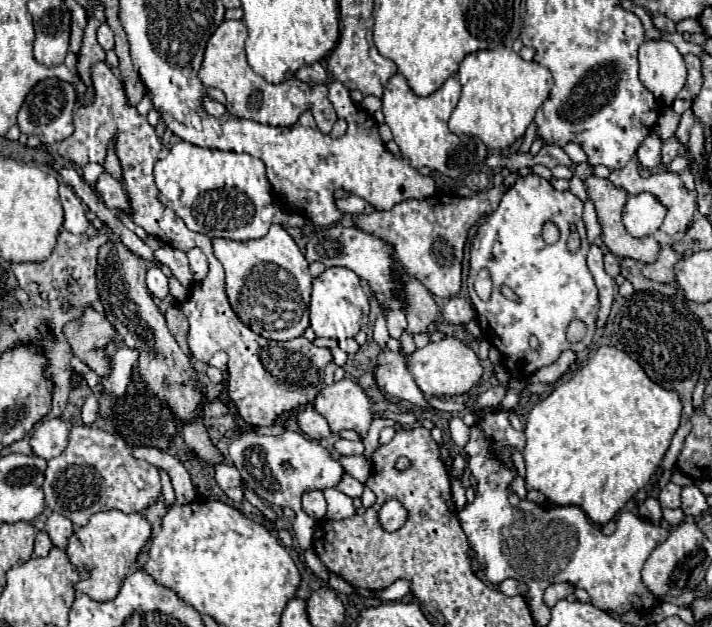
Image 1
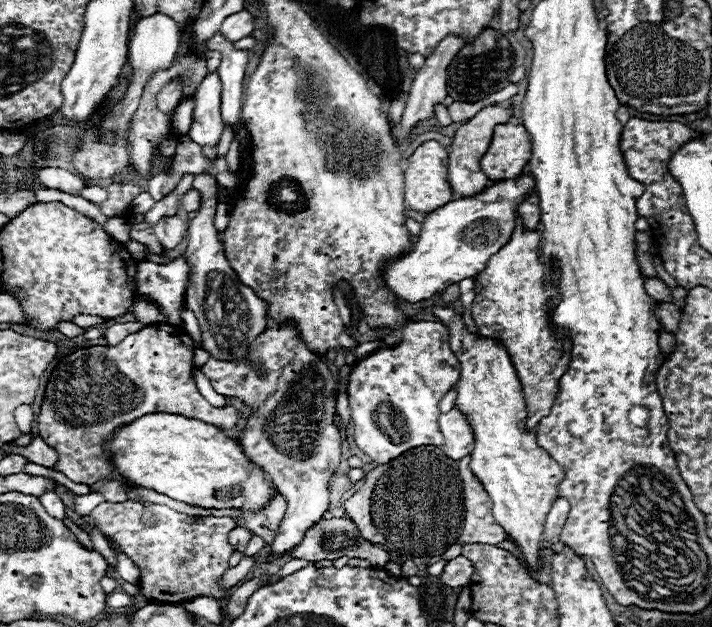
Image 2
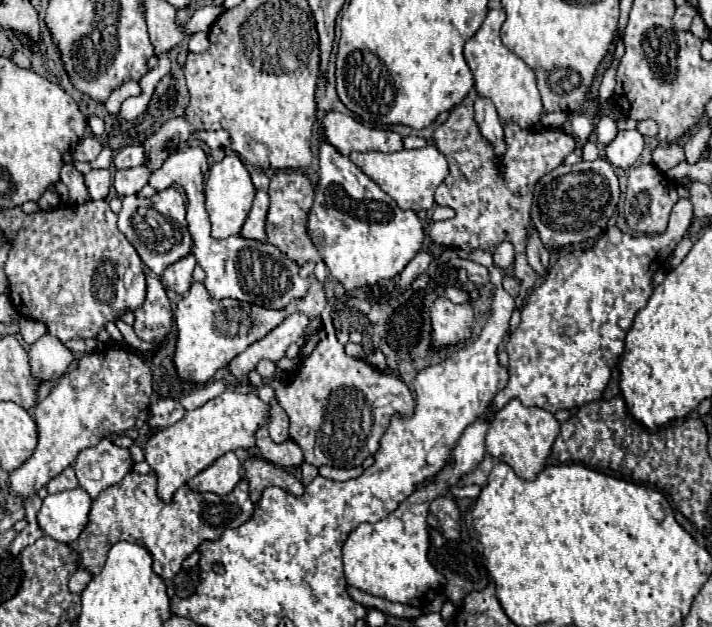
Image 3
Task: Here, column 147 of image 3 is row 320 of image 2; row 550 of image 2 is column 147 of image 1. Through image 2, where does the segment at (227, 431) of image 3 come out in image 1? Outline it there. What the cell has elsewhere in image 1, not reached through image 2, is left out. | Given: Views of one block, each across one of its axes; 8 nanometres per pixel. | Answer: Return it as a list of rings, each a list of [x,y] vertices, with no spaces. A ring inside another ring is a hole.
[[[120,510],[98,512],[90,518],[86,526],[76,530],[68,540],[68,560],[80,568],[80,564],[90,572],[88,580],[80,580],[74,590],[90,596],[96,602],[114,600],[124,578],[130,574],[130,566],[136,564],[136,556],[148,542],[152,528],[142,514],[124,514]]]

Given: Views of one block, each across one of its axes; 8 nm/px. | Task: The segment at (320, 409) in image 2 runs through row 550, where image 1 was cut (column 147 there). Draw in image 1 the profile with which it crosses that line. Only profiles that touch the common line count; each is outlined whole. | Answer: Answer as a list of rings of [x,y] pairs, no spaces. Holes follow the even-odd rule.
[[[152,266],[148,270],[146,284],[148,284],[148,290],[150,290],[152,296],[156,296],[156,298],[166,298],[168,296],[168,276],[158,266]]]

